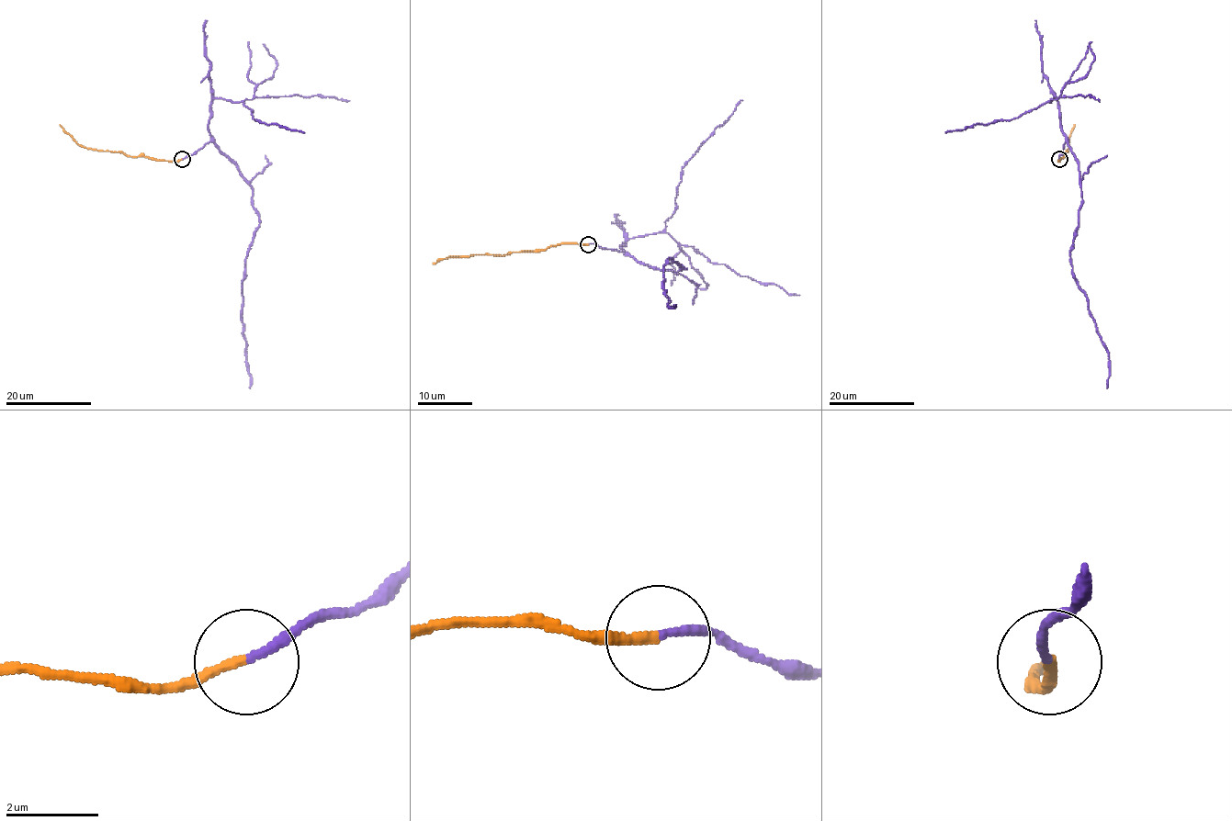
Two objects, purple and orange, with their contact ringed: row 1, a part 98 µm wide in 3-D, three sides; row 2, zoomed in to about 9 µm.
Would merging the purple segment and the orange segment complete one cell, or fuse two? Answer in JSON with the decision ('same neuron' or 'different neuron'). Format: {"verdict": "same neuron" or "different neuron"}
{"verdict": "same neuron"}

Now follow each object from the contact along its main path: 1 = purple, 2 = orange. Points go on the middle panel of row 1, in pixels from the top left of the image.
1: (588, 245), (625, 252), (653, 268), (685, 269), (671, 258), (662, 281), (668, 306), (673, 305)
2: (588, 245), (557, 243), (539, 251), (521, 251), (502, 255), (449, 255), (433, 264)

